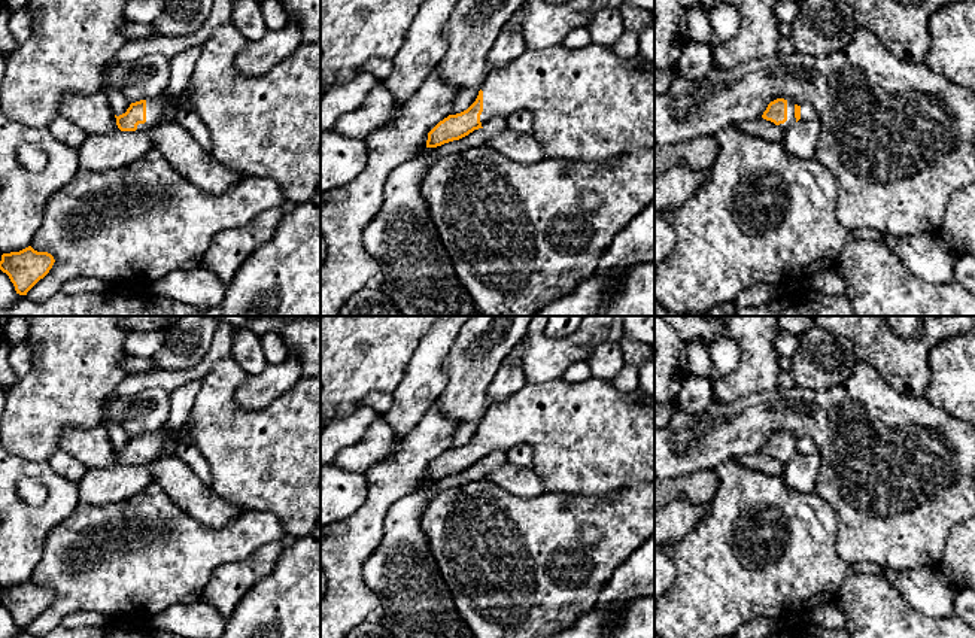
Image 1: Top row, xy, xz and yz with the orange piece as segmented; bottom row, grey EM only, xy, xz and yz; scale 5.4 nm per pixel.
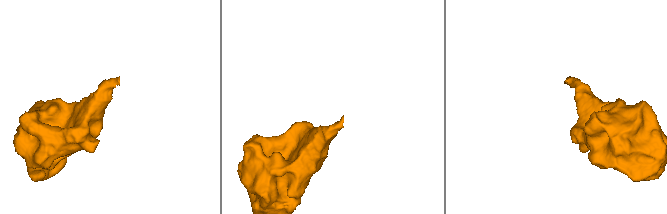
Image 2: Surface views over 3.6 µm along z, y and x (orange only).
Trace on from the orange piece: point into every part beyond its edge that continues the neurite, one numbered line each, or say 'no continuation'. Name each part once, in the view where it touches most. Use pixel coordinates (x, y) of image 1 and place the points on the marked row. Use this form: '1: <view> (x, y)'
1: xz (589, 105)

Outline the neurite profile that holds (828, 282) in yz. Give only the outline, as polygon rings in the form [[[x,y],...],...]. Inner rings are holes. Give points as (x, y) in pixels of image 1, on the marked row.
[[[833,267],[812,276],[805,286],[824,295],[845,294],[845,282]]]

